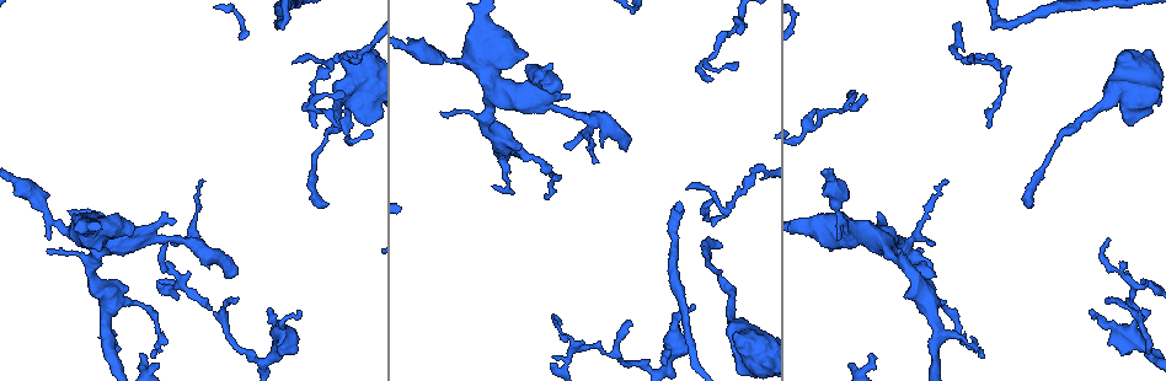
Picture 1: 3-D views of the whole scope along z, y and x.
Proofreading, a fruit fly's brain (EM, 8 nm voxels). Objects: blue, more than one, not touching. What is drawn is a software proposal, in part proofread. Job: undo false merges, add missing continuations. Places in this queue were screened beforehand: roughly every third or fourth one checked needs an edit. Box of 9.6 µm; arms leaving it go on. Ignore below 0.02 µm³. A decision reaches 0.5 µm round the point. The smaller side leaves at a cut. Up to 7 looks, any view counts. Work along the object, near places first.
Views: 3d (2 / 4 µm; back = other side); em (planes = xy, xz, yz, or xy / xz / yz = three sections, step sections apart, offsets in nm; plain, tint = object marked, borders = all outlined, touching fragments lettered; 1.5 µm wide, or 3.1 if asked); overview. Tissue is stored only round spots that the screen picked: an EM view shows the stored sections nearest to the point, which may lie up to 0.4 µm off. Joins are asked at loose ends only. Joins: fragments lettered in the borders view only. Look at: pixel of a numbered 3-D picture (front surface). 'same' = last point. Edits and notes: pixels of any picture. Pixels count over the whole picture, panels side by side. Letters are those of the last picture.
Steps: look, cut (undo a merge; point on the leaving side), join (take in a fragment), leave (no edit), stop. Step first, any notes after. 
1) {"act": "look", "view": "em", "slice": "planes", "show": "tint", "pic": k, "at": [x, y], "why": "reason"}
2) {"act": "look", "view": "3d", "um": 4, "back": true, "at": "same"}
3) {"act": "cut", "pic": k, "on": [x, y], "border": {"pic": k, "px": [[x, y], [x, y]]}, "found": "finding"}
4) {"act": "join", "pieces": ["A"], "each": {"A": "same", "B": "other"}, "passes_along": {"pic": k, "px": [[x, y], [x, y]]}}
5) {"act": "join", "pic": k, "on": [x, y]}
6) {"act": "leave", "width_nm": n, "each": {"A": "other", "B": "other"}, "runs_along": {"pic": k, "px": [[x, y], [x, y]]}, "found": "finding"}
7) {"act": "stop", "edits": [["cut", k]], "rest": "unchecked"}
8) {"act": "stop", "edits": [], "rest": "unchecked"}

{"act": "look", "view": "em", "slice": "planes", "show": "tint", "pic": 1, "at": [1033, 205], "why": "branch stops here"}

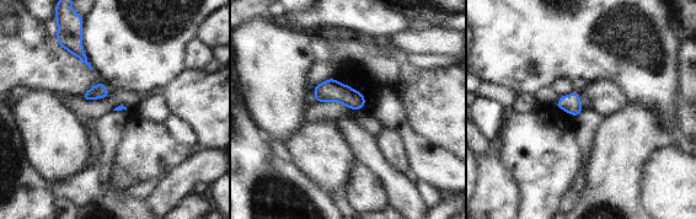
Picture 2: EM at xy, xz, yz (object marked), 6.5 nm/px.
{"act": "look", "view": "em", "slice": "planes", "show": "borders", "at": "same"}

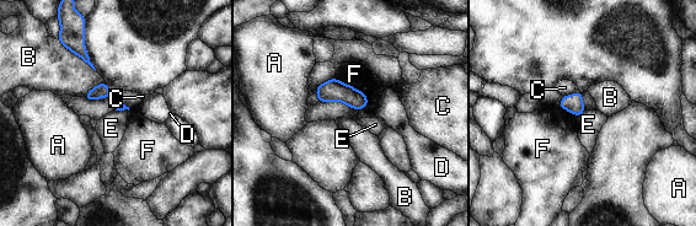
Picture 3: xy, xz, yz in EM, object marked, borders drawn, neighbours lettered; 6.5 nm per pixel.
{"act": "leave", "width_nm": 100, "longest_contact_nm": ["B", 300], "each": {"A": "other", "B": "other", "C": "other", "D": "other", "E": "other", "F": "other"}, "found": "none of them fits"}

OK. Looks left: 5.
{"act": "look", "view": "3d", "um": 4, "pic": 1, "at": [316, 111], "why": "sharp bend"}

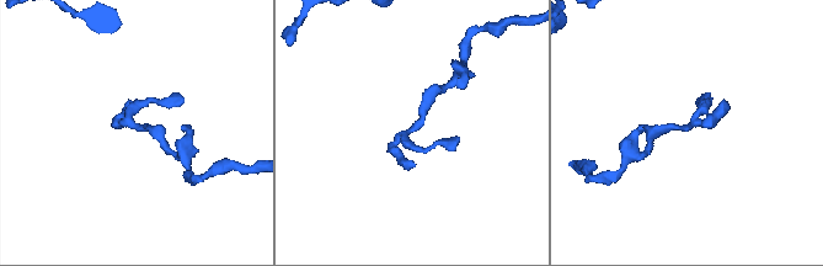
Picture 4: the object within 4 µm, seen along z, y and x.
{"act": "look", "view": "em", "slice": "xy", "step": 4, "show": "tint", "pic": 4, "at": [410, 131], "why": "shape alone is not enough"}

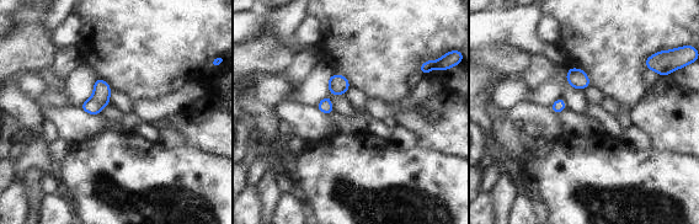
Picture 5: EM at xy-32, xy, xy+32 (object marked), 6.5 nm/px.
{"act": "look", "view": "em", "slice": "planes", "show": "borders", "at": "same"}

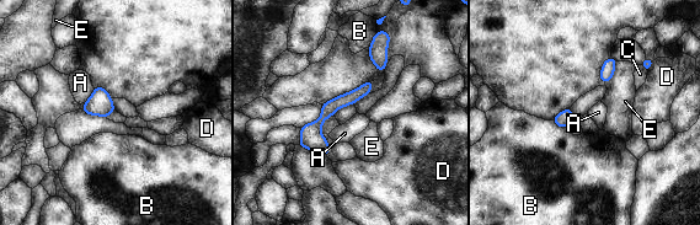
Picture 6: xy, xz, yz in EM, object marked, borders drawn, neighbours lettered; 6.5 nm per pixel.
{"act": "leave", "each": {"A": "other", "B": "other", "C": "other", "D": "other", "E": "other"}, "runs_along": {"pic": 6, "px": [[369, 84], [337, 102], [303, 142]]}, "found": "all the same neuron"}

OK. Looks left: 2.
{"act": "look", "view": "3d", "um": 4, "back": true, "pic": 1, "at": [664, 365], "why": "branch stops here"}

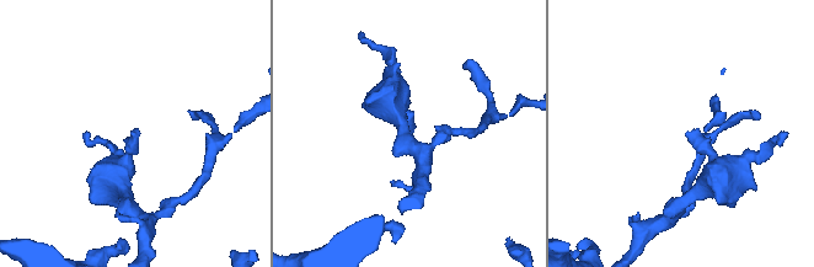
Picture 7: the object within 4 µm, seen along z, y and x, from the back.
{"act": "look", "view": "em", "slice": "planes", "show": "borders", "pic": 7, "at": [135, 137]}

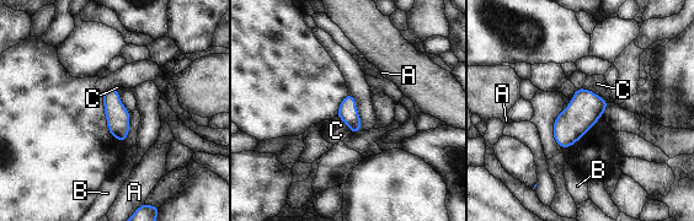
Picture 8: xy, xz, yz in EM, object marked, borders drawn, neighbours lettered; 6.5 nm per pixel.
{"act": "leave", "width_nm": 120, "each": {"A": "other", "B": "other", "C": "other"}, "border": {"pic": 8, "px": [[582, 87], [609, 102]]}, "found": "none of them fits"}

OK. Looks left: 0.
{"act": "stop", "edits": [], "rest": "unchecked"}

